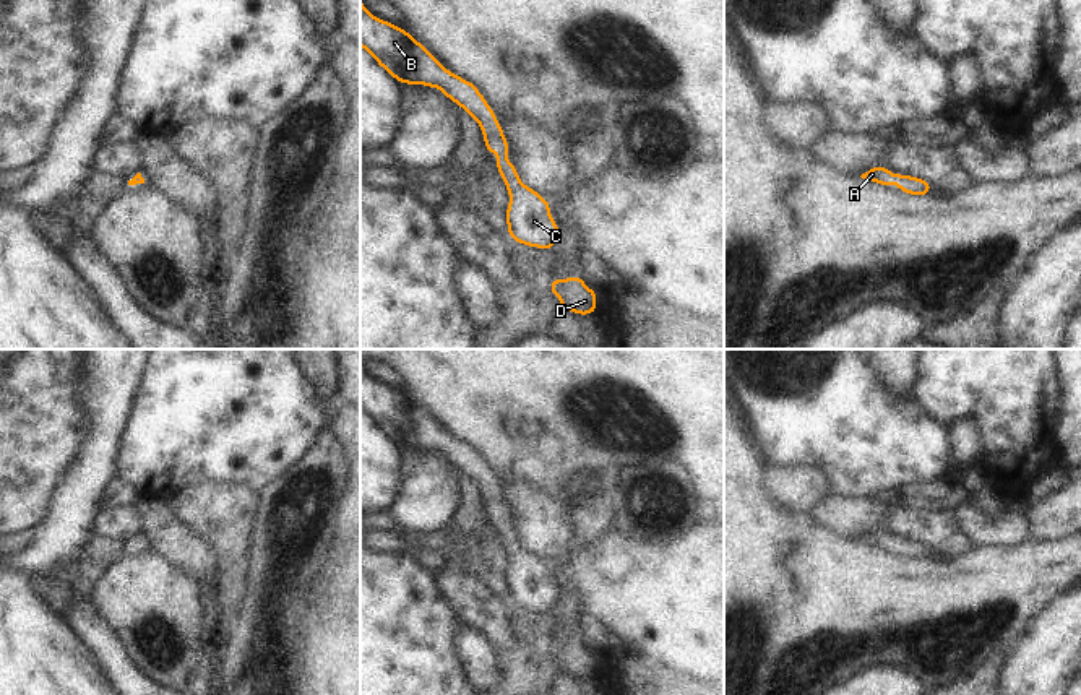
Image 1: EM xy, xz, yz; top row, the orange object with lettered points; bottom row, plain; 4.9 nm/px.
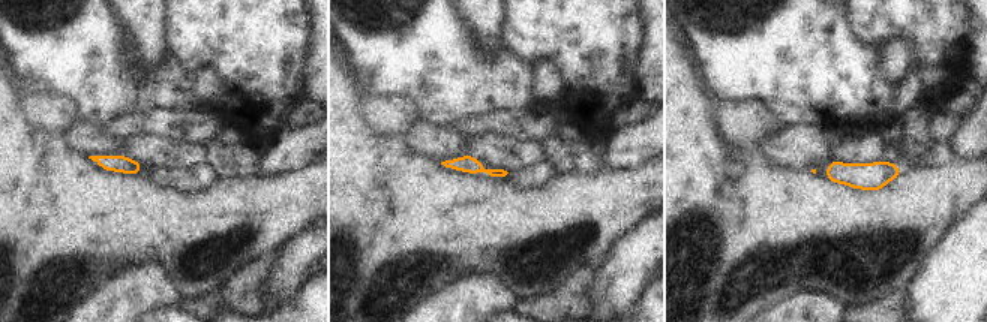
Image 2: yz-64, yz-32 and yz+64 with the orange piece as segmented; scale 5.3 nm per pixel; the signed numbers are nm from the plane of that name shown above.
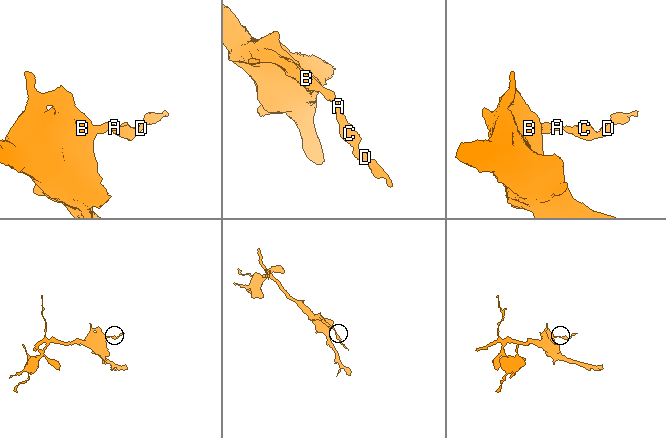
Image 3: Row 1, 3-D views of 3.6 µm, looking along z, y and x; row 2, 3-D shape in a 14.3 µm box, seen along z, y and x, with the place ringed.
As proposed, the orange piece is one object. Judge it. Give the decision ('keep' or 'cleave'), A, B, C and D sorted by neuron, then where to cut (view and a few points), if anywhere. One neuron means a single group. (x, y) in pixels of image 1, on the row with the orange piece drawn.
keep | A B C D | no cut

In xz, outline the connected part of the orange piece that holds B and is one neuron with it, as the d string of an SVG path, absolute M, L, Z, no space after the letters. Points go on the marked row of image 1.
M362 0L360 47L401 84L438 88L479 123L485 149L498 156L495 166L508 190L510 203L505 211L508 237L528 247L552 250L560 227L550 214L550 203L524 185L515 164L505 158L510 143L479 88L446 70L404 28L372 15Z

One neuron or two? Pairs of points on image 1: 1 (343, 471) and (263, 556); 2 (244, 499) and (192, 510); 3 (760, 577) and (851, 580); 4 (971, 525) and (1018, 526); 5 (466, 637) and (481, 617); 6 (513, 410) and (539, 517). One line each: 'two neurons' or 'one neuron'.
1: one neuron
2: one neuron
3: one neuron
4: one neuron
5: two neurons
6: two neurons

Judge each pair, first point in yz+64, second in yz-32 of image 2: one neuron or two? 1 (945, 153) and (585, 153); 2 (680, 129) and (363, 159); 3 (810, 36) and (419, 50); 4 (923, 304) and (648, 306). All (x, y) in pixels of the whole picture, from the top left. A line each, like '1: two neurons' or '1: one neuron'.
1: one neuron
2: one neuron
3: one neuron
4: two neurons

